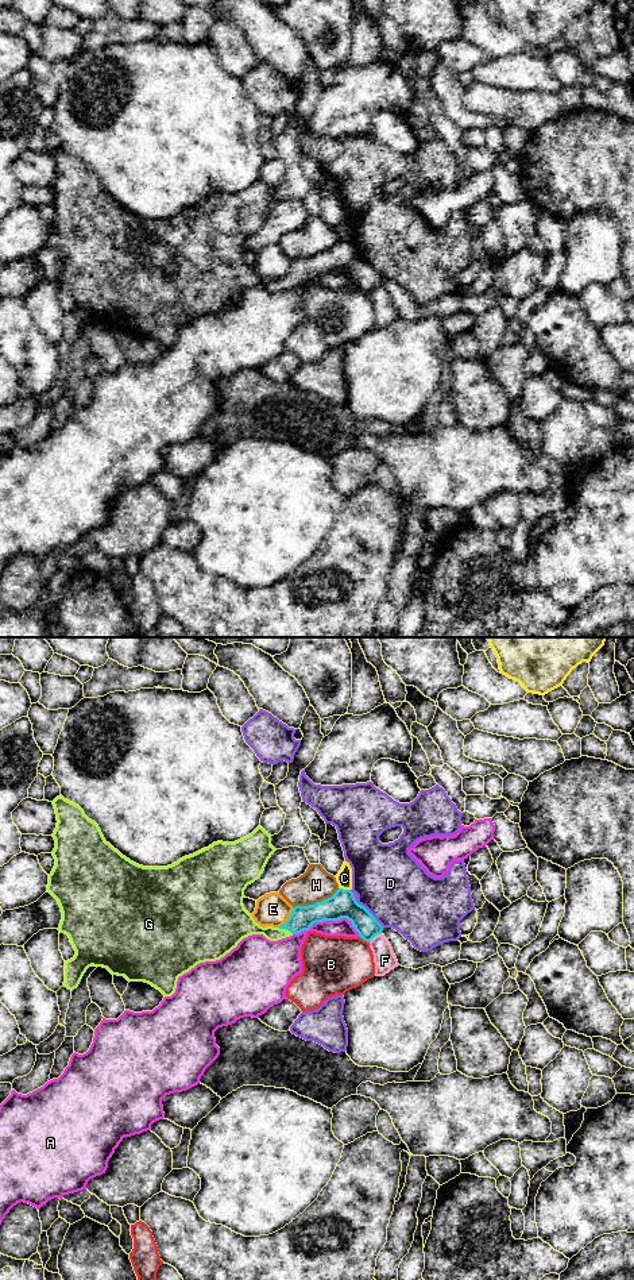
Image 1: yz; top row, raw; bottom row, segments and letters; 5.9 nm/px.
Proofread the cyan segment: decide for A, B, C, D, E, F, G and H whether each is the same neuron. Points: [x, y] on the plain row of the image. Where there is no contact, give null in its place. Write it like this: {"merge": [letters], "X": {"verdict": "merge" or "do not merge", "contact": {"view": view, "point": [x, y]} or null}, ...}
{"merge": [], "A": {"verdict": "do not merge", "contact": {"view": "yz", "point": [328, 272]}}, "B": {"verdict": "do not merge", "contact": {"view": "yz", "point": [364, 292]}}, "C": {"verdict": "do not merge", "contact": {"view": "yz", "point": [344, 242]}}, "D": {"verdict": "do not merge", "contact": {"view": "yz", "point": [370, 265]}}, "E": {"verdict": "do not merge", "contact": {"view": "yz", "point": [289, 270]}}, "F": {"verdict": "do not merge", "contact": {"view": "yz", "point": [374, 288]}}, "G": {"verdict": "do not merge", "contact": {"view": "yz", "point": [286, 281]}}, "H": {"verdict": "do not merge", "contact": {"view": "yz", "point": [317, 254]}}}

